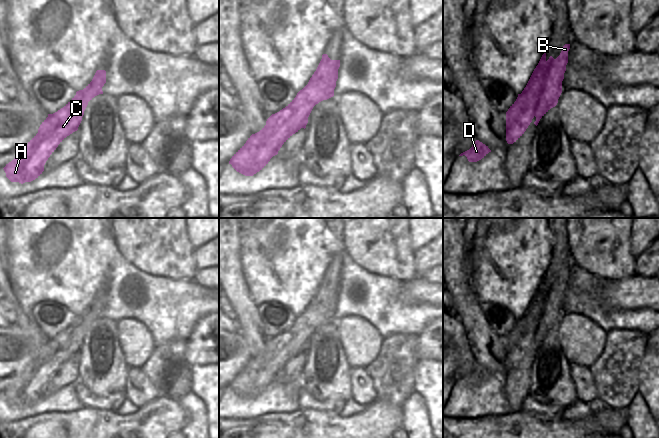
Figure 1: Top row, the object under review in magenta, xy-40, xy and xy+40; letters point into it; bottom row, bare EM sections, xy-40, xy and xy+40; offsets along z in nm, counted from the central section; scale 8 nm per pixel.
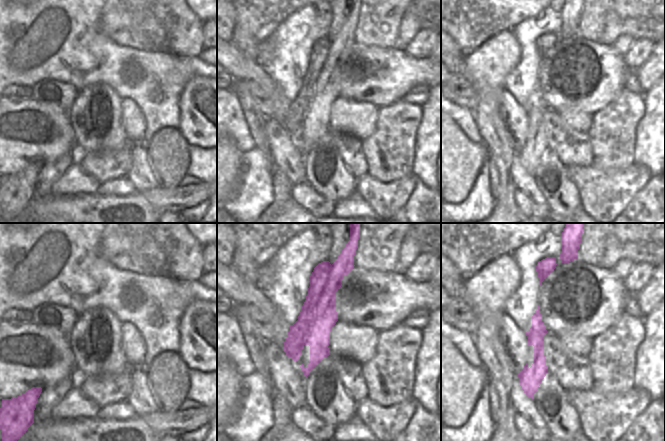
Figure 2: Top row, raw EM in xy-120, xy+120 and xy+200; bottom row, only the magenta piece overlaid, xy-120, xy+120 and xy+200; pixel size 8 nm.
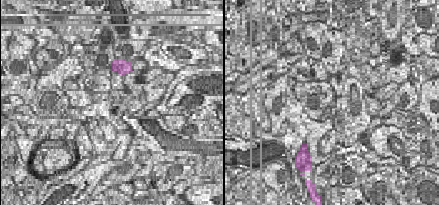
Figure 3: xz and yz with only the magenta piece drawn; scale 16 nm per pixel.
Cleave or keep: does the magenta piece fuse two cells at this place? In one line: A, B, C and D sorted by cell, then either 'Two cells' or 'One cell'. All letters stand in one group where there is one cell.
Groups: A C D / B. Two cells

